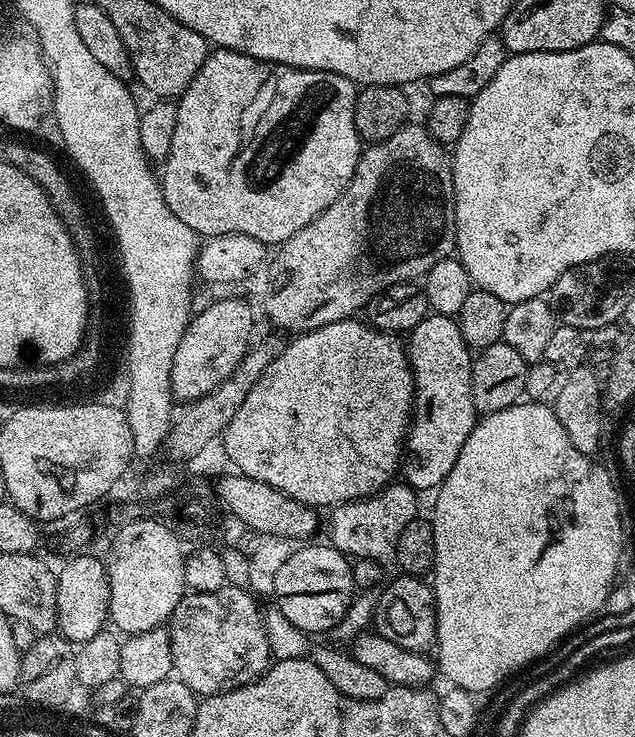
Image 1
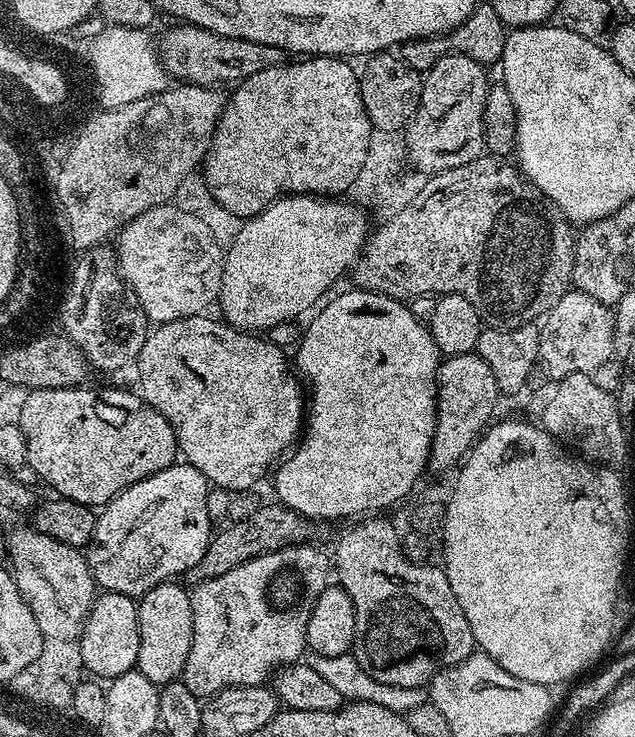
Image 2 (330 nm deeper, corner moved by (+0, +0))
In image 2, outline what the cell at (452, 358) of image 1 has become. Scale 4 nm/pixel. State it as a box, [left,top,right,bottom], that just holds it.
[274,287,442,522]

